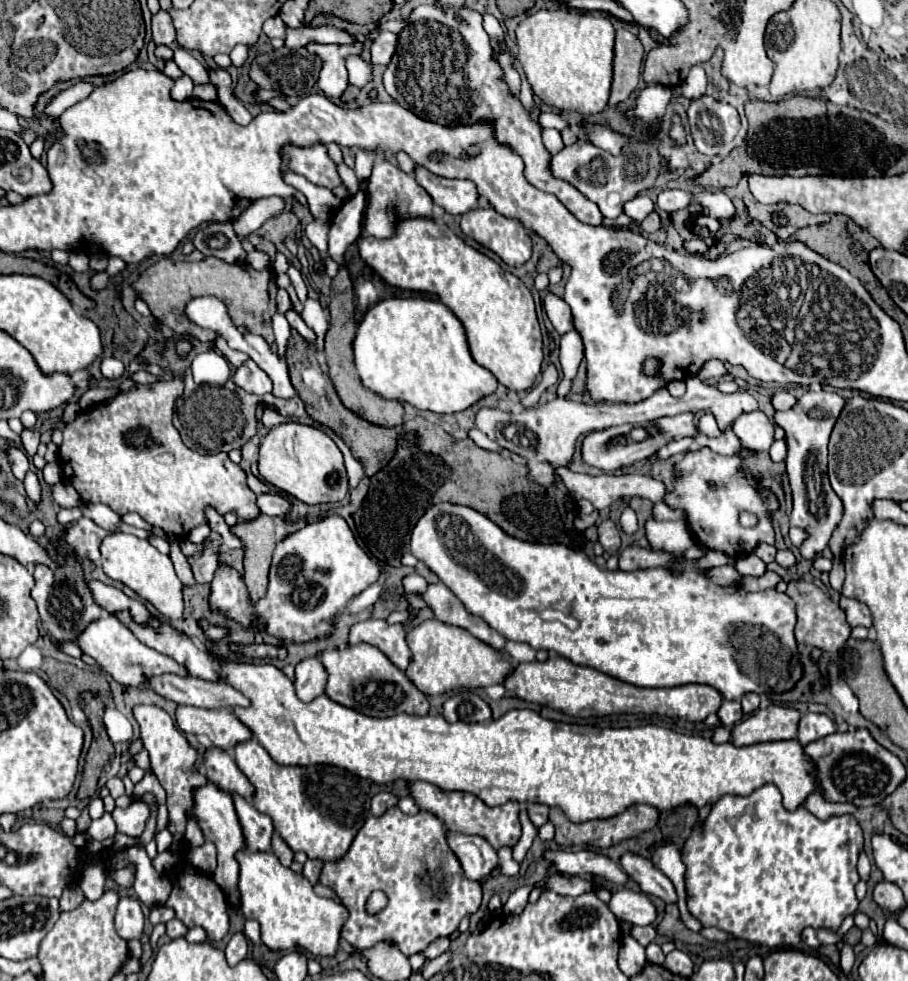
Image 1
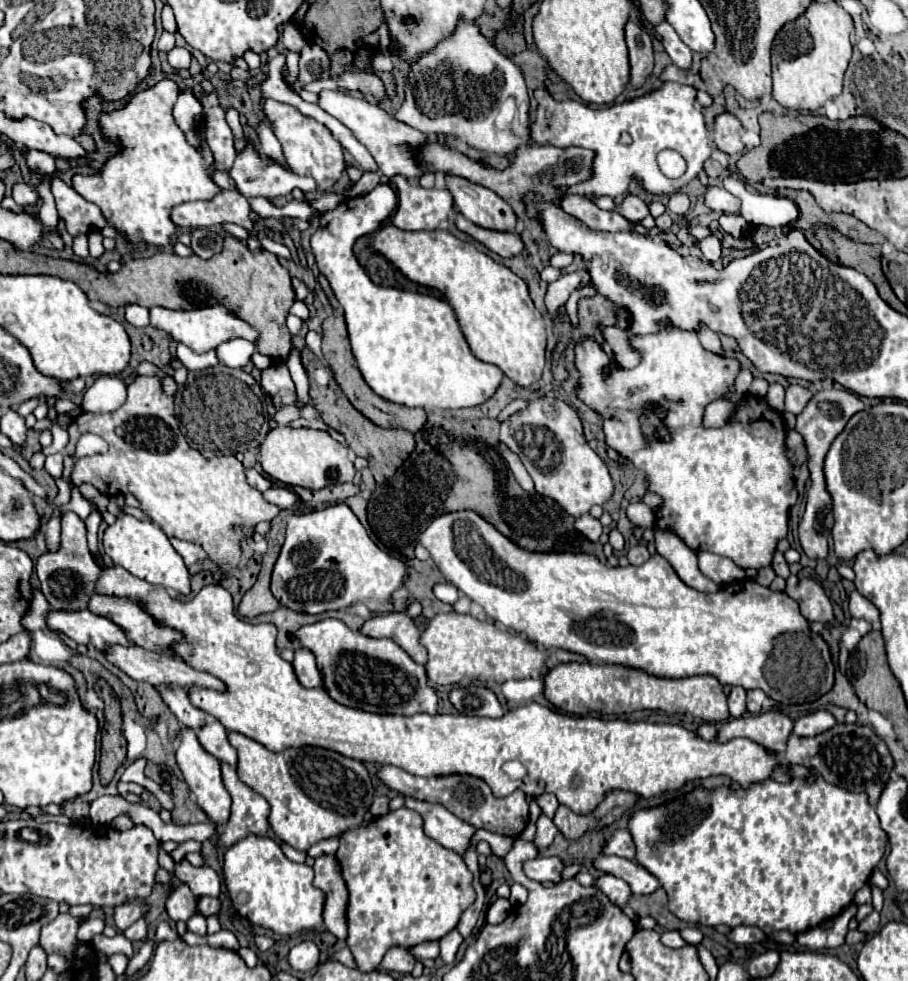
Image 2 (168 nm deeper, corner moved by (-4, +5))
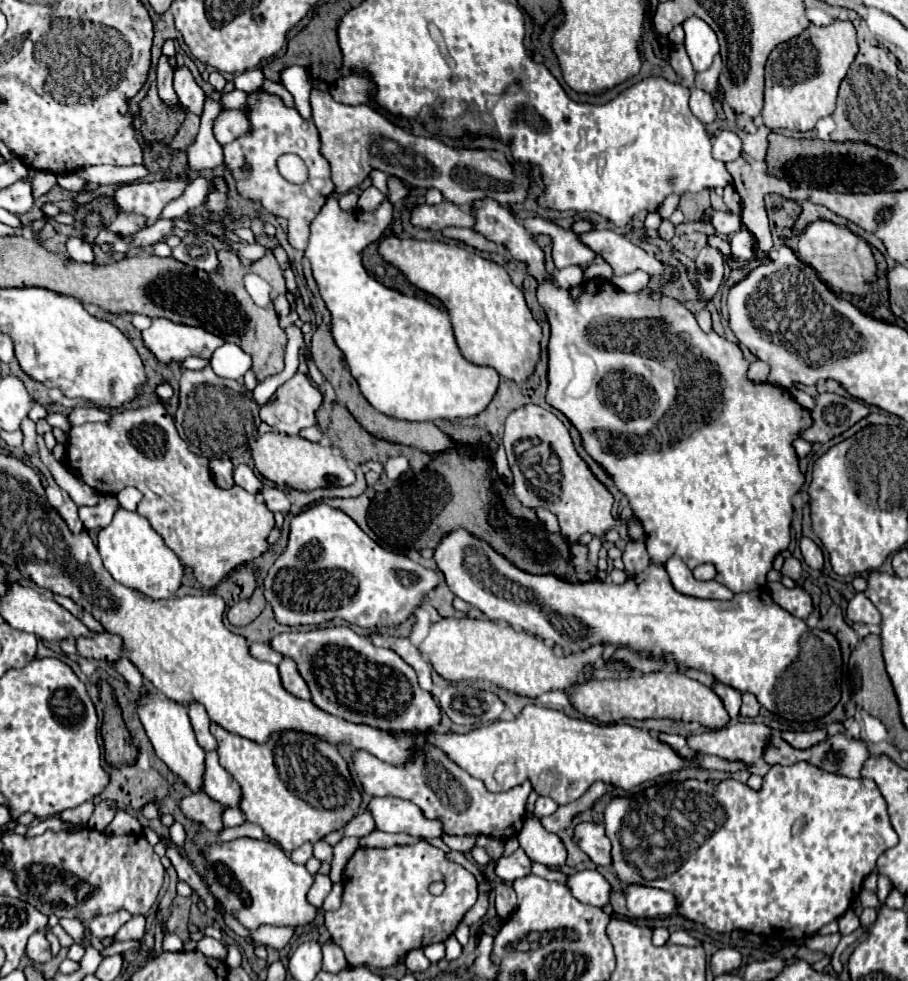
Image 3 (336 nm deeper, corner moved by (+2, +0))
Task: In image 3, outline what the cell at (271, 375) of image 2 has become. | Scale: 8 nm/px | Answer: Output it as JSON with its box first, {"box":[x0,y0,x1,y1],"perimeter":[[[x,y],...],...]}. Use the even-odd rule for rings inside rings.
{"box":[260,371,322,435],"perimeter":[[[298,371],[264,407],[260,407],[260,419],[278,433],[298,435],[300,429],[316,425],[316,411],[320,405],[322,393],[312,385],[306,373]]]}

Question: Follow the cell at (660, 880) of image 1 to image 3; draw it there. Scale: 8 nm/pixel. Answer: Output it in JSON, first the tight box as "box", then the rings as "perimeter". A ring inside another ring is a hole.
{"box":[574,823,610,865],"perimeter":[[[578,823],[574,829],[574,843],[596,863],[610,865],[610,841],[604,837],[602,823]]]}

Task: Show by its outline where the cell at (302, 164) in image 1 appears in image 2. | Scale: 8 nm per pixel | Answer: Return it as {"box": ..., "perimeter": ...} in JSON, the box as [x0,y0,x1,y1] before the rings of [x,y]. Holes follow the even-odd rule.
{"box":[264,100,344,190],"perimeter":[[[266,100],[264,112],[272,124],[276,138],[282,144],[282,152],[290,172],[300,176],[312,176],[318,182],[318,190],[330,190],[342,178],[342,172],[344,172],[342,146],[330,134],[330,130],[324,124],[318,124],[314,118],[308,118],[300,114],[296,108],[276,100]]]}

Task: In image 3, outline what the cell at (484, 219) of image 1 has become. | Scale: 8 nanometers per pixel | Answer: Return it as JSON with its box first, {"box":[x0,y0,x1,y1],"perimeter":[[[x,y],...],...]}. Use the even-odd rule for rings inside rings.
{"box":[442,227,496,253],"perimeter":[[[446,227],[446,229],[442,231],[442,235],[448,237],[448,239],[462,241],[462,243],[466,243],[466,245],[478,249],[478,251],[488,251],[488,253],[496,251],[496,243],[488,241],[486,237],[482,237],[482,235],[480,235],[478,231],[474,231],[474,229],[464,229],[464,227]]]}

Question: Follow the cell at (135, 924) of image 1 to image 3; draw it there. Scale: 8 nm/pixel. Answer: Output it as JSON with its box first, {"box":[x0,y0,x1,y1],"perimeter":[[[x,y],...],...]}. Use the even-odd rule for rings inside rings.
{"box":[88,911,132,939],"perimeter":[[[116,911],[112,915],[100,915],[100,917],[94,917],[88,925],[90,933],[98,939],[102,937],[110,937],[110,935],[116,935],[116,931],[130,919],[132,915],[128,911]]]}

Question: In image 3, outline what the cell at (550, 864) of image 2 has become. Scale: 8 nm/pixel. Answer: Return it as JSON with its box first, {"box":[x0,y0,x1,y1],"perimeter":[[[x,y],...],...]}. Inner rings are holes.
{"box":[494,847,530,883],"perimeter":[[[518,847],[512,855],[504,855],[494,861],[494,873],[506,881],[512,883],[520,877],[530,875],[530,859],[522,847]]]}

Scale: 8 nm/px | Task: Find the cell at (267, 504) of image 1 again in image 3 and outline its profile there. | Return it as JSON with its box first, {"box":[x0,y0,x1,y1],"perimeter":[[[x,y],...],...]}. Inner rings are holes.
{"box":[262,487,292,513],"perimeter":[[[264,487],[262,489],[262,499],[268,505],[268,509],[274,511],[274,513],[278,513],[278,511],[280,513],[288,513],[290,505],[292,505],[288,493],[282,491],[282,489],[278,489],[278,487]]]}

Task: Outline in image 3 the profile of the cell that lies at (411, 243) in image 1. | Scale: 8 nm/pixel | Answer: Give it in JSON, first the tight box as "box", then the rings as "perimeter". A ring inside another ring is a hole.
{"box":[378,235,542,383],"perimeter":[[[388,235],[386,239],[382,239],[378,251],[388,263],[396,265],[408,277],[408,281],[412,285],[438,297],[444,303],[444,307],[448,309],[452,327],[454,327],[458,347],[468,361],[472,361],[476,365],[492,367],[498,371],[500,377],[506,377],[506,379],[512,379],[518,383],[530,377],[530,373],[534,371],[538,357],[540,357],[542,329],[532,319],[532,313],[524,301],[524,293],[512,283],[510,275],[506,273],[506,269],[502,265],[498,265],[490,259],[484,259],[472,251],[466,251],[464,247],[458,247],[458,245],[450,245],[450,243],[442,243],[442,241],[398,239],[396,235]]]}

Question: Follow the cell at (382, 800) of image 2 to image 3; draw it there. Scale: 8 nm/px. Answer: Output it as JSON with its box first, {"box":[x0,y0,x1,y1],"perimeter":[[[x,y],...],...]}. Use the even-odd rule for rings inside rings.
{"box":[344,810,376,837],"perimeter":[[[366,810],[362,815],[356,815],[346,827],[344,827],[344,835],[346,837],[366,837],[376,829],[374,819],[371,813]]]}

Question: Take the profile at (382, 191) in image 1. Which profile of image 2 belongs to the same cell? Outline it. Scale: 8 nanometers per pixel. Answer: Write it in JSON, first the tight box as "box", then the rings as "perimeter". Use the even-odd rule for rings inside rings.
{"box":[382,174,454,230],"perimeter":[[[402,174],[392,178],[382,176],[382,182],[384,180],[394,186],[398,194],[398,206],[390,224],[400,230],[436,230],[454,206],[446,188],[422,188],[406,180]]]}

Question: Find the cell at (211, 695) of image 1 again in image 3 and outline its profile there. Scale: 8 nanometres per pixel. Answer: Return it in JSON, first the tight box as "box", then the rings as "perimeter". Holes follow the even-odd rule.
{"box":[76,633,122,661],"perimeter":[[[90,633],[90,637],[78,637],[76,649],[86,659],[102,659],[102,661],[116,661],[116,657],[122,657],[120,649],[120,637],[114,633]]]}

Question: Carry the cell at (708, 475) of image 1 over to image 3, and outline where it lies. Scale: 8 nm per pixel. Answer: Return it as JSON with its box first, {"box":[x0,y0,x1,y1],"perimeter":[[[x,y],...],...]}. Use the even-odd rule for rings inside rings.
{"box":[474,199,812,593],"perimeter":[[[482,199],[482,201],[474,201],[474,215],[476,215],[476,225],[474,229],[478,233],[482,233],[484,237],[488,237],[494,243],[504,245],[514,259],[522,261],[526,265],[528,275],[538,279],[538,303],[542,307],[542,311],[546,313],[546,319],[550,323],[550,343],[548,343],[548,391],[546,391],[546,403],[554,409],[558,409],[560,413],[564,413],[570,423],[578,429],[580,439],[582,439],[582,447],[584,451],[612,477],[614,485],[618,487],[618,491],[622,491],[628,501],[630,507],[634,511],[634,517],[640,519],[644,531],[646,531],[646,547],[648,547],[648,555],[650,561],[658,567],[666,565],[666,561],[670,557],[680,557],[690,569],[694,569],[696,565],[702,563],[712,563],[716,567],[716,581],[726,585],[728,589],[732,589],[732,593],[742,593],[742,591],[752,591],[752,589],[760,589],[766,585],[766,573],[772,569],[774,557],[778,553],[782,553],[784,549],[788,549],[790,545],[790,523],[792,523],[792,497],[796,491],[800,491],[800,487],[804,485],[804,475],[800,473],[798,467],[798,455],[792,447],[794,439],[798,439],[812,423],[812,411],[804,409],[800,403],[796,403],[796,399],[790,395],[788,389],[780,387],[780,385],[772,385],[772,383],[754,383],[748,379],[746,371],[748,371],[748,359],[744,357],[742,349],[738,347],[738,343],[730,343],[724,337],[720,337],[718,333],[704,333],[698,323],[696,317],[676,299],[664,295],[664,293],[654,293],[652,289],[642,289],[638,293],[624,293],[622,289],[618,289],[616,285],[612,285],[610,281],[604,283],[602,279],[588,279],[582,283],[582,293],[578,295],[578,299],[570,297],[570,291],[560,289],[554,285],[552,279],[546,277],[546,265],[544,265],[544,251],[542,247],[538,247],[538,243],[534,241],[532,235],[528,235],[528,231],[514,219],[514,215],[502,207],[498,201],[494,199]],[[680,403],[702,403],[702,405],[724,405],[720,415],[714,415],[710,421],[700,423],[700,419],[708,419],[704,415],[704,409],[682,409]],[[664,425],[668,425],[670,439],[664,439]]]}

